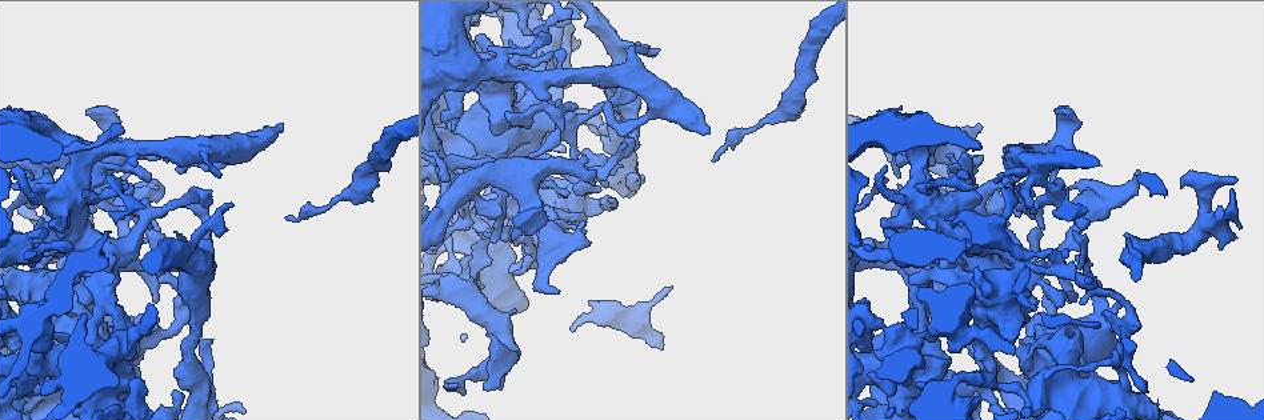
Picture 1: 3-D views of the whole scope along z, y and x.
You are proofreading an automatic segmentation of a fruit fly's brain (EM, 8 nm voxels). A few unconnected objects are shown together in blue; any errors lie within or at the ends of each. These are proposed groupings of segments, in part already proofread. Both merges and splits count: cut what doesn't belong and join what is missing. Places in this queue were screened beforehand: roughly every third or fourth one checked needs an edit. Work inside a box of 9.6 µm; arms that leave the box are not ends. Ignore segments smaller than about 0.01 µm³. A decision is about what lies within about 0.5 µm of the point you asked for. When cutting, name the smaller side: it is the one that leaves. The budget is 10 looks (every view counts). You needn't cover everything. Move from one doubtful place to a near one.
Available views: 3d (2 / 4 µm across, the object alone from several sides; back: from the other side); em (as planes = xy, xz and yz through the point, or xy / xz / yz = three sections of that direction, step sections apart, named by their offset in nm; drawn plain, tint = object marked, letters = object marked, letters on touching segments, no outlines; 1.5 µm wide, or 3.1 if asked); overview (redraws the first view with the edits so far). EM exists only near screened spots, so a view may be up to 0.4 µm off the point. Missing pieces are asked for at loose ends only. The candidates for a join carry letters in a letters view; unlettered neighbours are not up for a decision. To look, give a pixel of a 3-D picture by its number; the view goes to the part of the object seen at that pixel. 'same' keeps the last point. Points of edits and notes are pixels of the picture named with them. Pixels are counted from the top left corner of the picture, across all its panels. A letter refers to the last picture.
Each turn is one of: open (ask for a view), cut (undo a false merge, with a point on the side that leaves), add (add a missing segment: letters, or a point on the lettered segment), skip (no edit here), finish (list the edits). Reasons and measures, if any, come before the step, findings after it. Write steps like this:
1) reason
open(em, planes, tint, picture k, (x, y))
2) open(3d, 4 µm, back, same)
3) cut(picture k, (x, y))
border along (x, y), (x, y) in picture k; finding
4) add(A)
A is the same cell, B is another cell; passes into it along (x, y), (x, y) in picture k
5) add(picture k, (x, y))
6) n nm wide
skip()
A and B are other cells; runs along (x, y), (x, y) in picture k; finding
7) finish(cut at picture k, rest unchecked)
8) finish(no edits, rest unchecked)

open(3d, 2 µm, picture 1, (756, 129))

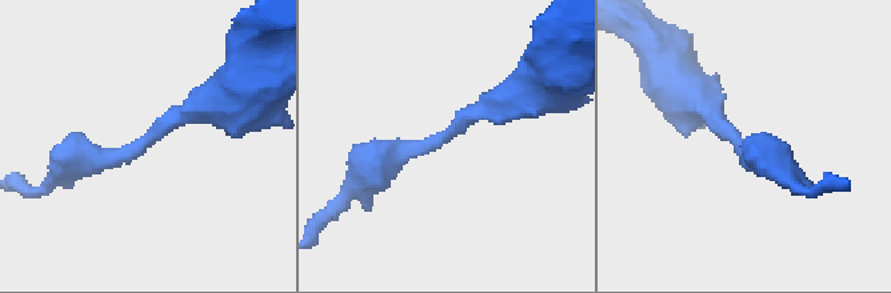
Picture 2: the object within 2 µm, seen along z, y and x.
open(em, xz, step 4, tint, picture 2, (444, 135))

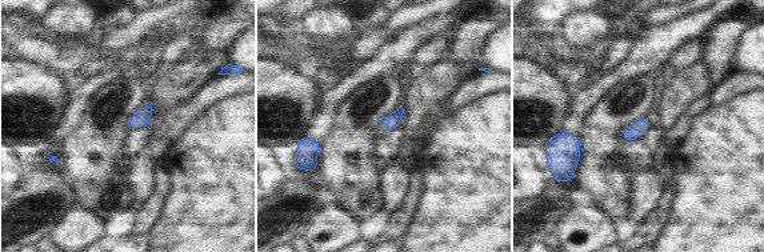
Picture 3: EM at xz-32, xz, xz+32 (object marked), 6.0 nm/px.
see the neighbours
open(em, xz, step 4, letters, same)

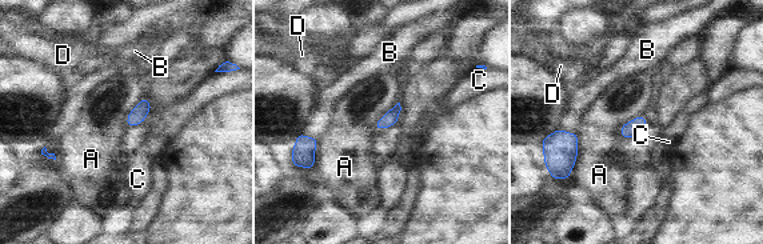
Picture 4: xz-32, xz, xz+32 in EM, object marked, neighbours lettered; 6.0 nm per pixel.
90 nm wide; A touches over 280 nm
skip()
A, B, C and D are other cells; continuous, no second neuron

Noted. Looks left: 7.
branch stops here
open(em, yz, step 4, tint, picture 1, (585, 149))

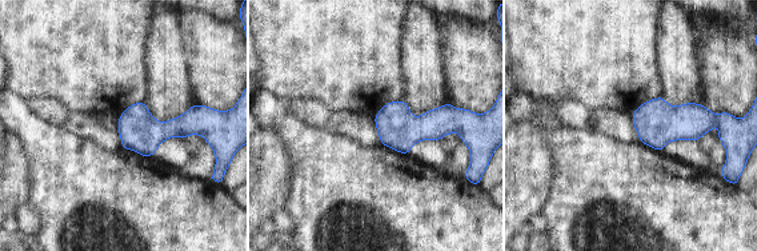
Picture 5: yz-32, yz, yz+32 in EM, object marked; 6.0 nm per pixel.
open(em, planes, letters, same)

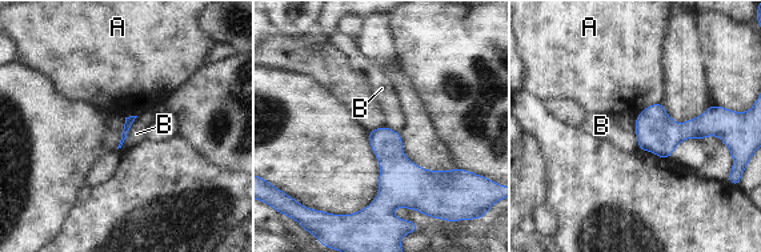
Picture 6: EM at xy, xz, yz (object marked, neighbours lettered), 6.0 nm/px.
skip()
A and B are other cells; border along (137, 116), (117, 150) in picture 6; no lettered segment goes on from it

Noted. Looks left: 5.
thick end
open(3d, 4 µm, back, picture 1, (1222, 248))

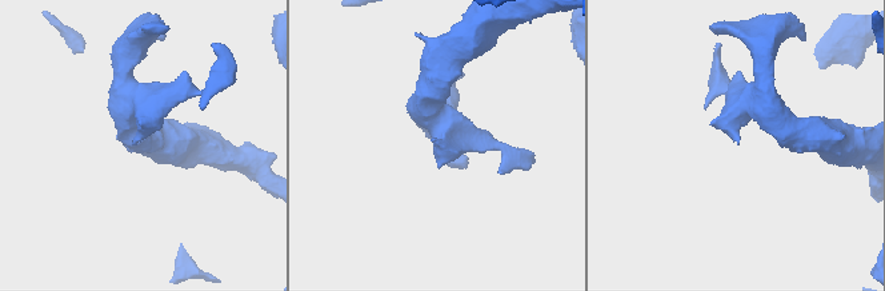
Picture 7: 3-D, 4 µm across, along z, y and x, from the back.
open(em, planes, tint, picture 7, (739, 142))

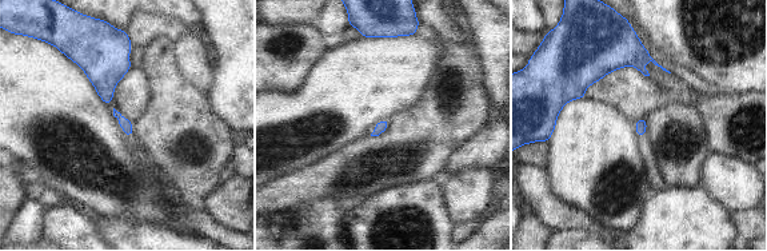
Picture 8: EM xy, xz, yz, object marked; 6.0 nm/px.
see the neighbours
open(em, planes, letters, same)

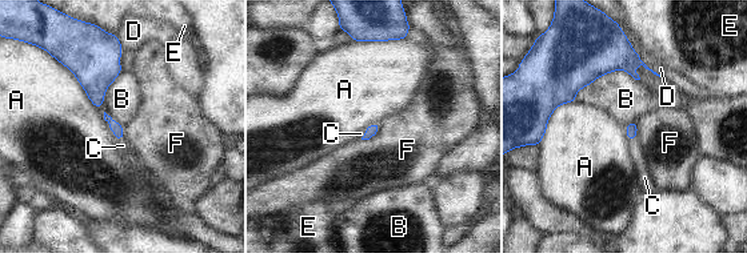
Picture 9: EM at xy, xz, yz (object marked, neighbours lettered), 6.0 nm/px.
B touches over 420 nm
add(C)
C is the same cell, A, B, D, E and F are other cells; passes into it along (631, 129), (634, 139), (644, 177) in picture 9; it goes on there

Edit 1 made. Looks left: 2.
finish(add at picture 9, rest unchecked)

